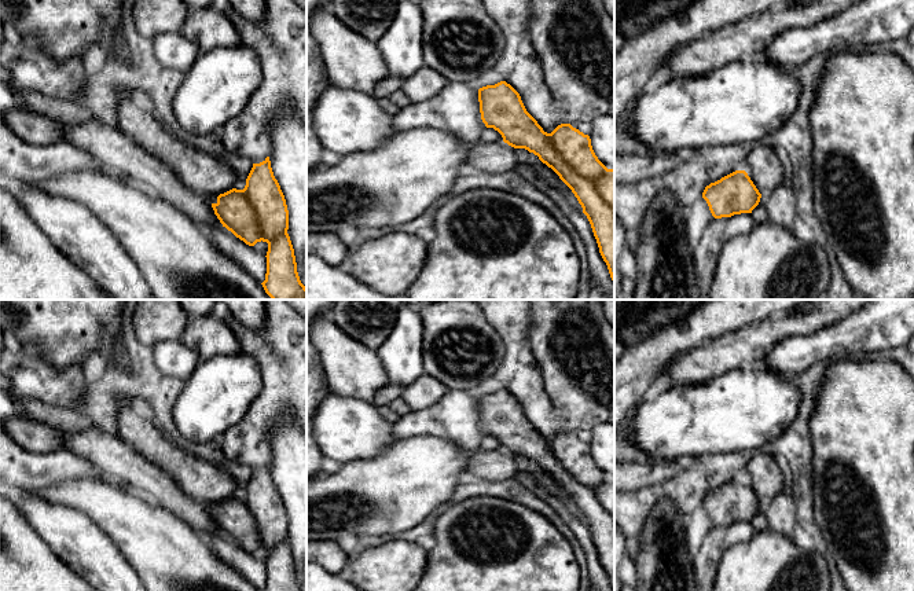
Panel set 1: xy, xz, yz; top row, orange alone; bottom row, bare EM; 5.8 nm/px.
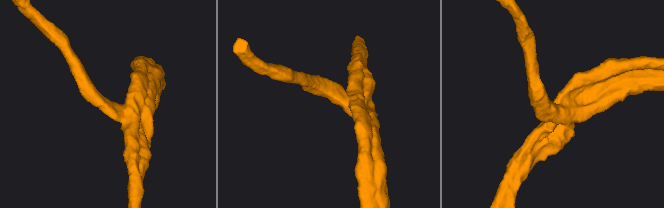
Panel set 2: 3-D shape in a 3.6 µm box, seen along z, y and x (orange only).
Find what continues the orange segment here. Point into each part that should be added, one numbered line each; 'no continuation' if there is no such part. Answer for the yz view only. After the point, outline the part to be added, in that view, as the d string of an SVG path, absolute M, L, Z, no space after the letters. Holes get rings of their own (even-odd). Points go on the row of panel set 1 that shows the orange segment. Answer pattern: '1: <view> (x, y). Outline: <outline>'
1: yz (763, 166). Outline: M764 144L753 147L748 154L744 169L763 198L783 183L783 165L774 147Z

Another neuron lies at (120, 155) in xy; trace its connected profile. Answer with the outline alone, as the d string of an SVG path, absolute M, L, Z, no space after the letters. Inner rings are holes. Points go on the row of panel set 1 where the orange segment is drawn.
M98 120L62 124L63 140L88 151L107 173L126 176L187 214L203 230L223 227L208 198L191 191L162 159L143 150L118 128Z

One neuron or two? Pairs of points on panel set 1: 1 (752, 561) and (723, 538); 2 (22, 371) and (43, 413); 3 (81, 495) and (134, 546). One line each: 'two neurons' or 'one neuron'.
1: two neurons
2: two neurons
3: one neuron

